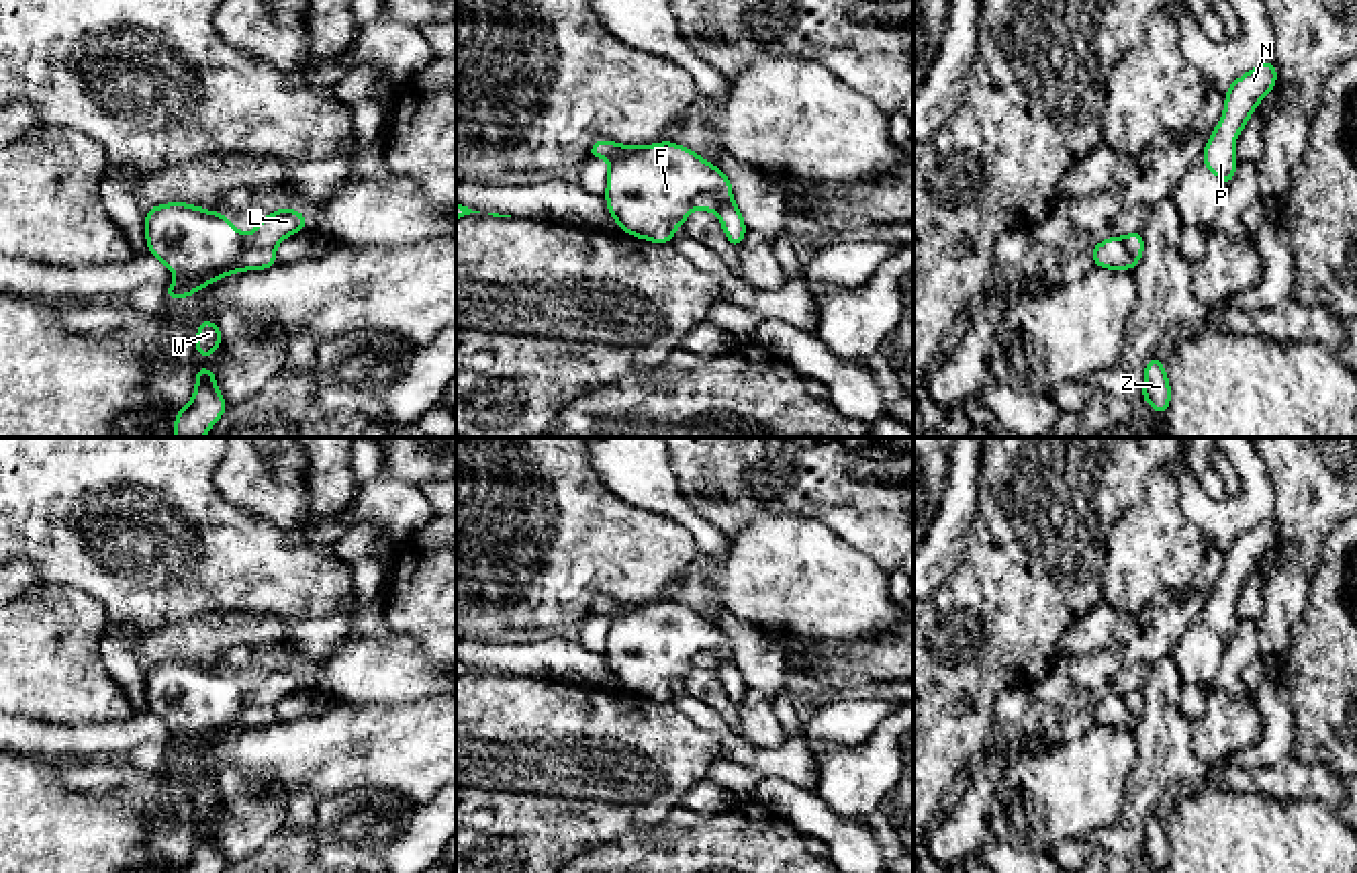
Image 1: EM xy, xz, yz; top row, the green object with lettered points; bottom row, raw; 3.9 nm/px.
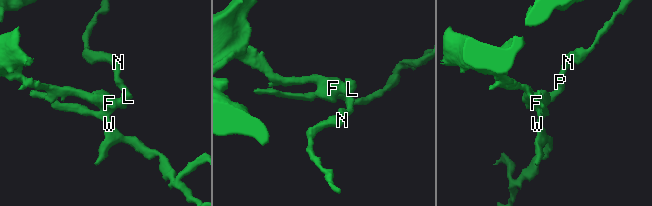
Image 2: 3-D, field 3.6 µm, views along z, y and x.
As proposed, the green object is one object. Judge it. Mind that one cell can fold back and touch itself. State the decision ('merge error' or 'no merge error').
merge error

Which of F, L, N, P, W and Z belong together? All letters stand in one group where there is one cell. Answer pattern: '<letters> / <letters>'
F N P / L W Z

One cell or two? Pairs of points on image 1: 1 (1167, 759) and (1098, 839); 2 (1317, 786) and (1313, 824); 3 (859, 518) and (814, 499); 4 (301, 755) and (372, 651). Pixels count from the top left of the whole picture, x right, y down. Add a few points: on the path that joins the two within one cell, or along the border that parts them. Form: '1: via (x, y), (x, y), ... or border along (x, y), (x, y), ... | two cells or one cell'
1: via (1149, 782), (1135, 816), (1120, 831) | one cell
2: border along (1268, 796), (1280, 800), (1317, 798), (1335, 812) | two cells
3: via (849, 508), (838, 499), (824, 499) | one cell
4: border along (321, 700), (385, 706) | two cells

